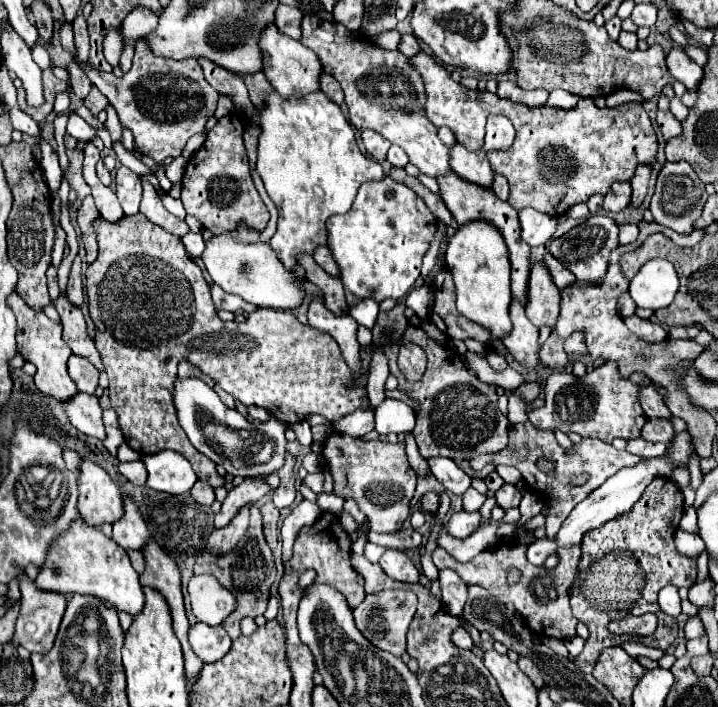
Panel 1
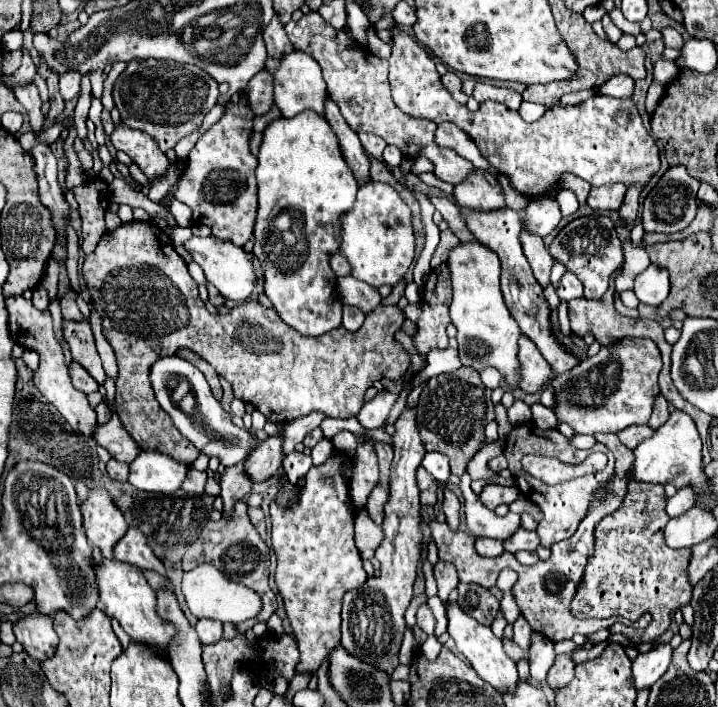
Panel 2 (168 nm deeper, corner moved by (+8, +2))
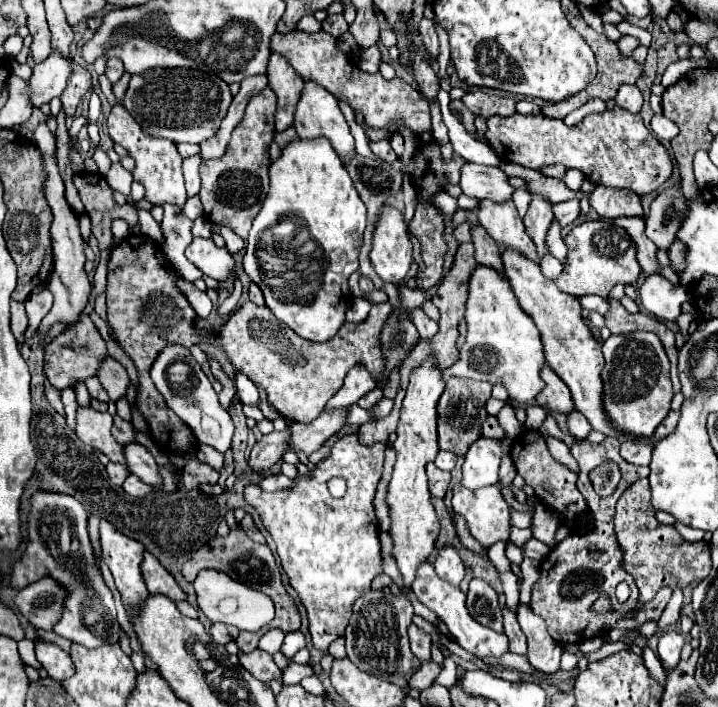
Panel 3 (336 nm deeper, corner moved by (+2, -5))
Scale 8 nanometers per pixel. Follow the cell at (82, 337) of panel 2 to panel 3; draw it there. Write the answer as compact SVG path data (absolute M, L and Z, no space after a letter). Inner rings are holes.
M109 357L109 361L103 361L103 365L99 367L99 375L97 377L101 379L101 383L107 389L107 393L109 393L113 403L127 395L129 375L127 375L125 367L121 363L117 363L115 359Z

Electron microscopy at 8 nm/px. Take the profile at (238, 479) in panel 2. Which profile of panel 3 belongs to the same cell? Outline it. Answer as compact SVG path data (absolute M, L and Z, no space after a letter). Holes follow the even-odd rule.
M273 431L269 435L263 435L255 447L251 449L251 457L249 457L249 465L259 473L259 471L267 471L273 463L281 461L281 455L285 451L289 451L289 433L285 431Z

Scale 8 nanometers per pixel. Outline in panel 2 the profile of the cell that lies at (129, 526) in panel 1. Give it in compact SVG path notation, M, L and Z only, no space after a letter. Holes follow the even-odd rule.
M129 528L125 538L121 538L121 542L117 542L117 546L113 548L115 558L127 564L133 564L141 570L155 570L161 576L165 576L165 568L163 562L151 552L147 538L141 534L141 530L133 530Z

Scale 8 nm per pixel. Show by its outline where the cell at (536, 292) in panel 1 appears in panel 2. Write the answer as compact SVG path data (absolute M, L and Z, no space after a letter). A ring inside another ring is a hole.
M521 232L521 244L523 244L523 252L531 264L533 276L537 278L537 282L541 284L541 288L549 286L549 274L551 274L551 266L553 266L553 258L549 256L547 246L543 244L543 238L533 236L529 232Z

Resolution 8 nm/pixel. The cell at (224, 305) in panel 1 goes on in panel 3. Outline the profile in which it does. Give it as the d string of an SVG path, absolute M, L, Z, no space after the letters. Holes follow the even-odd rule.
M163 205L165 209L165 217L163 217L163 235L165 235L165 253L169 257L169 261L189 279L195 281L199 277L203 277L203 273L199 273L199 269L195 265L191 265L187 261L187 257L183 255L185 247L191 243L193 239L193 221L187 219L181 213L179 205Z

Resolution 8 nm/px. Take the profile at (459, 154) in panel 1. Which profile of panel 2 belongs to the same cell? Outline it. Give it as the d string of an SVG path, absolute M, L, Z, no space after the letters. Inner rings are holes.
M477 168L473 170L473 174L469 174L469 178L465 178L465 182L459 182L455 186L453 196L461 206L469 206L473 210L497 210L505 206L497 178Z

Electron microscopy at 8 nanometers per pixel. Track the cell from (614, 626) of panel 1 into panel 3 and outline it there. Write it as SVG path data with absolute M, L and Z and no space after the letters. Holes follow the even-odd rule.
M607 437L603 443L591 443L587 439L575 439L573 449L571 449L573 457L579 461L581 467L581 475L577 479L577 487L581 491L581 495L587 501L587 507L591 509L591 519L589 519L589 527L581 533L573 533L567 539L563 539L561 543L557 543L551 553L547 555L547 559L541 563L541 577L539 581L533 585L533 597L531 597L531 609L535 615L541 615L547 623L547 629L551 633L551 637L559 643L579 643L583 639L591 639L597 635L603 635L611 629L615 629L621 621L621 627L629 627L635 629L641 623L645 623L647 619L659 619L667 601L671 599L671 589L659 589L657 597L653 597L647 603L639 601L639 591L637 585L633 583L633 577L623 569L623 551L619 549L617 537L615 537L615 527L613 527L613 515L615 515L615 503L621 497L621 493L635 483L637 479L649 477L651 469L649 467L635 467L627 461L623 461L623 457L619 455L619 441L613 437ZM605 459L611 459L613 463L619 465L621 469L621 481L619 487L615 489L613 495L609 497L599 497L593 491L589 473L599 467ZM619 581L627 581L633 595L625 605L619 605L615 599L615 585ZM599 595L607 595L611 601L611 613L607 615L599 615L591 609L591 605L597 601ZM625 613L633 613L633 617L625 619Z

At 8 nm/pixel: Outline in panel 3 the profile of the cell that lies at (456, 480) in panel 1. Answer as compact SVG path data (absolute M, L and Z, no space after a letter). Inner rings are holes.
M439 451L437 459L435 459L435 465L439 465L439 469L443 469L443 471L451 471L455 467L455 463L457 463L457 457L451 451Z

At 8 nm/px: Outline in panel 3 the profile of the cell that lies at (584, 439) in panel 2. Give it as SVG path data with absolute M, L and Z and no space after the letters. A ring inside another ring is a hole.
M547 414L544 423L540 427L540 431L545 436L561 439L568 447L571 447L571 440L575 440L572 436L566 436L562 433L551 414Z

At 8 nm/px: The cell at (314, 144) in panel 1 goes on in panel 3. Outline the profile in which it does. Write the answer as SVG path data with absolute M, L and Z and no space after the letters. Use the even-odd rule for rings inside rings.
M325 137L287 145L281 157L271 163L269 175L271 189L249 231L243 269L251 281L259 285L265 305L277 319L287 323L299 337L319 343L329 341L345 323L345 311L351 303L347 279L359 269L359 249L363 245L367 207L361 201L341 159Z

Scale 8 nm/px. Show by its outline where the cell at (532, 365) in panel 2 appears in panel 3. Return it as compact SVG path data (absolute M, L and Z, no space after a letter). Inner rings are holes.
M545 367L541 371L541 377L545 381L545 389L537 395L537 403L553 413L569 415L575 411L569 387L551 371L551 367Z

